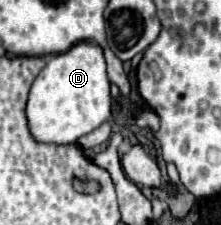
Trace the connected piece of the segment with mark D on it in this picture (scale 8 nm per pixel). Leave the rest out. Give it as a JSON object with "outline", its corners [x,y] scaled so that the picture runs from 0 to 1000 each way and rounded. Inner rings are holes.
{"outline":[[[357,187],[285,240],[240,240],[140,373],[113,507],[140,604],[195,640],[330,640],[493,533],[502,427],[457,204]]]}

